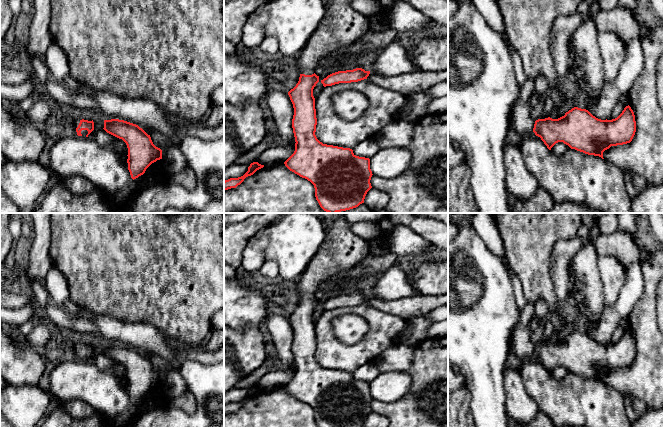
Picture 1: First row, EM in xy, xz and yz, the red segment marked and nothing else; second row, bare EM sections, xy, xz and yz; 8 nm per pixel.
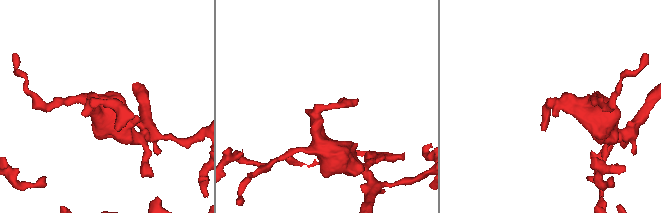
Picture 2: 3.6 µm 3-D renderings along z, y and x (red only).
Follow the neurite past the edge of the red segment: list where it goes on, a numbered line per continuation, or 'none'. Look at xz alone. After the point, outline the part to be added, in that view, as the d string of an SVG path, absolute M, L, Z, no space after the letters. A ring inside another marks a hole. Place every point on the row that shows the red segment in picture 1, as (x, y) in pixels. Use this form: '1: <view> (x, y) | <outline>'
1: xz (341, 26) | M349 0L326 2L326 12L321 23L297 60L300 73L314 74L321 59L353 44L369 30L368 17L355 11Z

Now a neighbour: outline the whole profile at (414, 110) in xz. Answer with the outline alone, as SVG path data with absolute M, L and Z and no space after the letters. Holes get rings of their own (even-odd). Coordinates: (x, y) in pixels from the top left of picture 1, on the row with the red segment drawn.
M419 92L407 97L407 104L401 110L399 119L415 123L425 116L428 105L434 100L432 97Z

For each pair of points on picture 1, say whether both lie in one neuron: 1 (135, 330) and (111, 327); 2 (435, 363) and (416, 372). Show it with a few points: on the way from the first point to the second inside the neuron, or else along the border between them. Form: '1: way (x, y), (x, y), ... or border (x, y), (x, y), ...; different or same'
1: way (129, 330), (117, 330); same
2: way (430, 368), (426, 372), (421, 372); same

